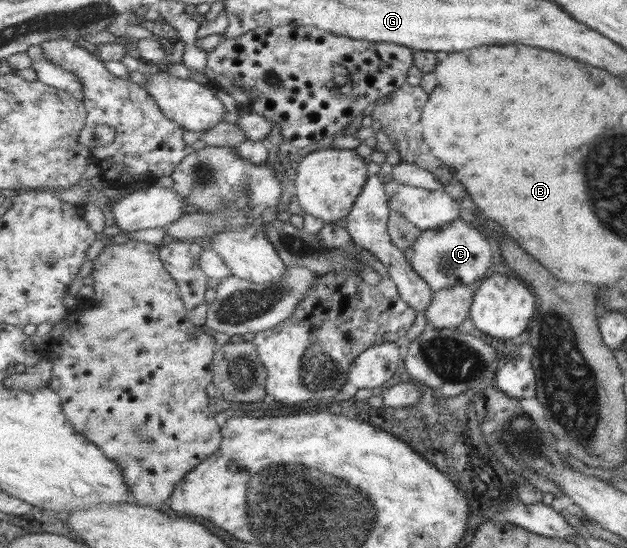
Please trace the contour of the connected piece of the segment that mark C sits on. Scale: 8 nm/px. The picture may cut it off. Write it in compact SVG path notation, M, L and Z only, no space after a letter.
M461 218L438 229L419 232L418 239L404 252L412 267L430 284L433 292L467 283L477 286L494 270L494 253L488 239Z

